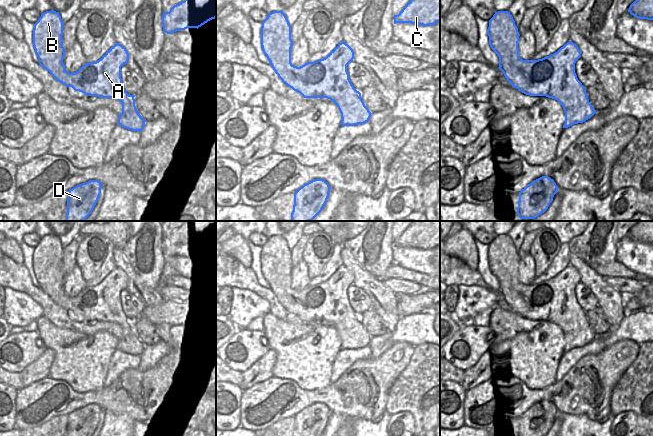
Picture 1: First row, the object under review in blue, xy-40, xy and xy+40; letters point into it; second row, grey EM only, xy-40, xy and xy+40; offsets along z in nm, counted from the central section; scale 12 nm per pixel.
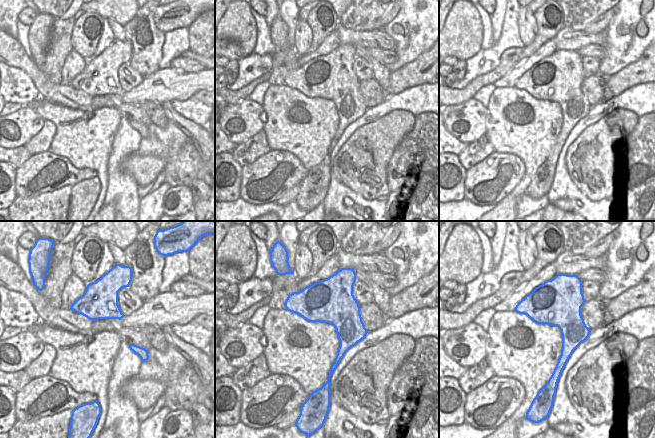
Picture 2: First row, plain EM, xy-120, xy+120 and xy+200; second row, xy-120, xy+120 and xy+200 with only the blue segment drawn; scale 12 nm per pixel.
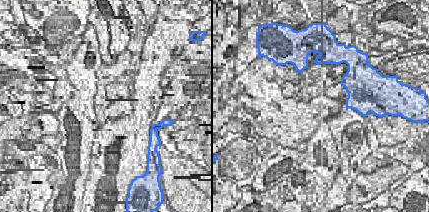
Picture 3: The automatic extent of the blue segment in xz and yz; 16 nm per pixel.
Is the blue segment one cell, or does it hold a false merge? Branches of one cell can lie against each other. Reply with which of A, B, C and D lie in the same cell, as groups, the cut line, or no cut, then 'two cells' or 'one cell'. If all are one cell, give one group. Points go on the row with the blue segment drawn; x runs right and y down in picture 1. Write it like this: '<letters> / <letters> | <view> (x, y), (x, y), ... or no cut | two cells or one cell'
A B C D | no cut | one cell

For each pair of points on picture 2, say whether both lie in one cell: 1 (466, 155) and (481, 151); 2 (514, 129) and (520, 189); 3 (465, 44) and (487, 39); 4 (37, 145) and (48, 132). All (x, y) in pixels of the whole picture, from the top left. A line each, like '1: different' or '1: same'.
1: same
2: same
3: different
4: same

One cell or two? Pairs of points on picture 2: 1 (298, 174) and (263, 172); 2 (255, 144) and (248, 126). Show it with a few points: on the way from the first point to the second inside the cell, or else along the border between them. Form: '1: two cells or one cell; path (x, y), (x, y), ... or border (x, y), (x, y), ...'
1: one cell; path (294, 164), (291, 161), (279, 160), (273, 165)
2: two cells; border (262, 129), (237, 146)

